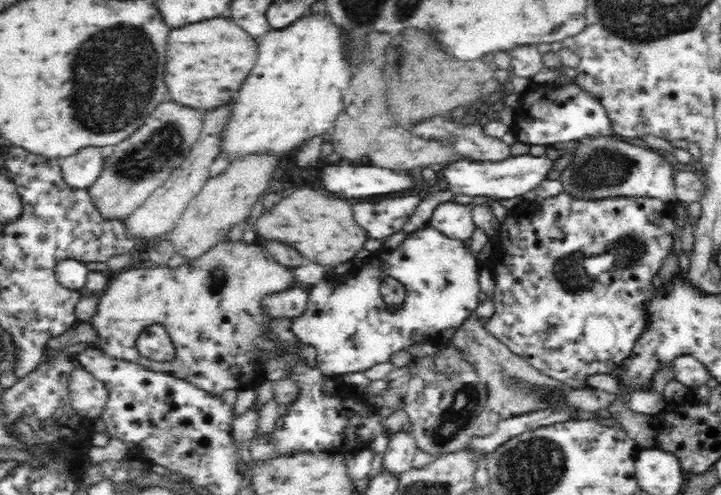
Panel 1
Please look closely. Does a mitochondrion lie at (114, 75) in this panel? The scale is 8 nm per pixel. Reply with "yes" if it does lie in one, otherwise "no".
yes

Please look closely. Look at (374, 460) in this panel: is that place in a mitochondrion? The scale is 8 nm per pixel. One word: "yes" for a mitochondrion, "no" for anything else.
no

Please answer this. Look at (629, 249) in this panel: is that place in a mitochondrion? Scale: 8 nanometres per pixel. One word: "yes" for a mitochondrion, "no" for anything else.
yes

